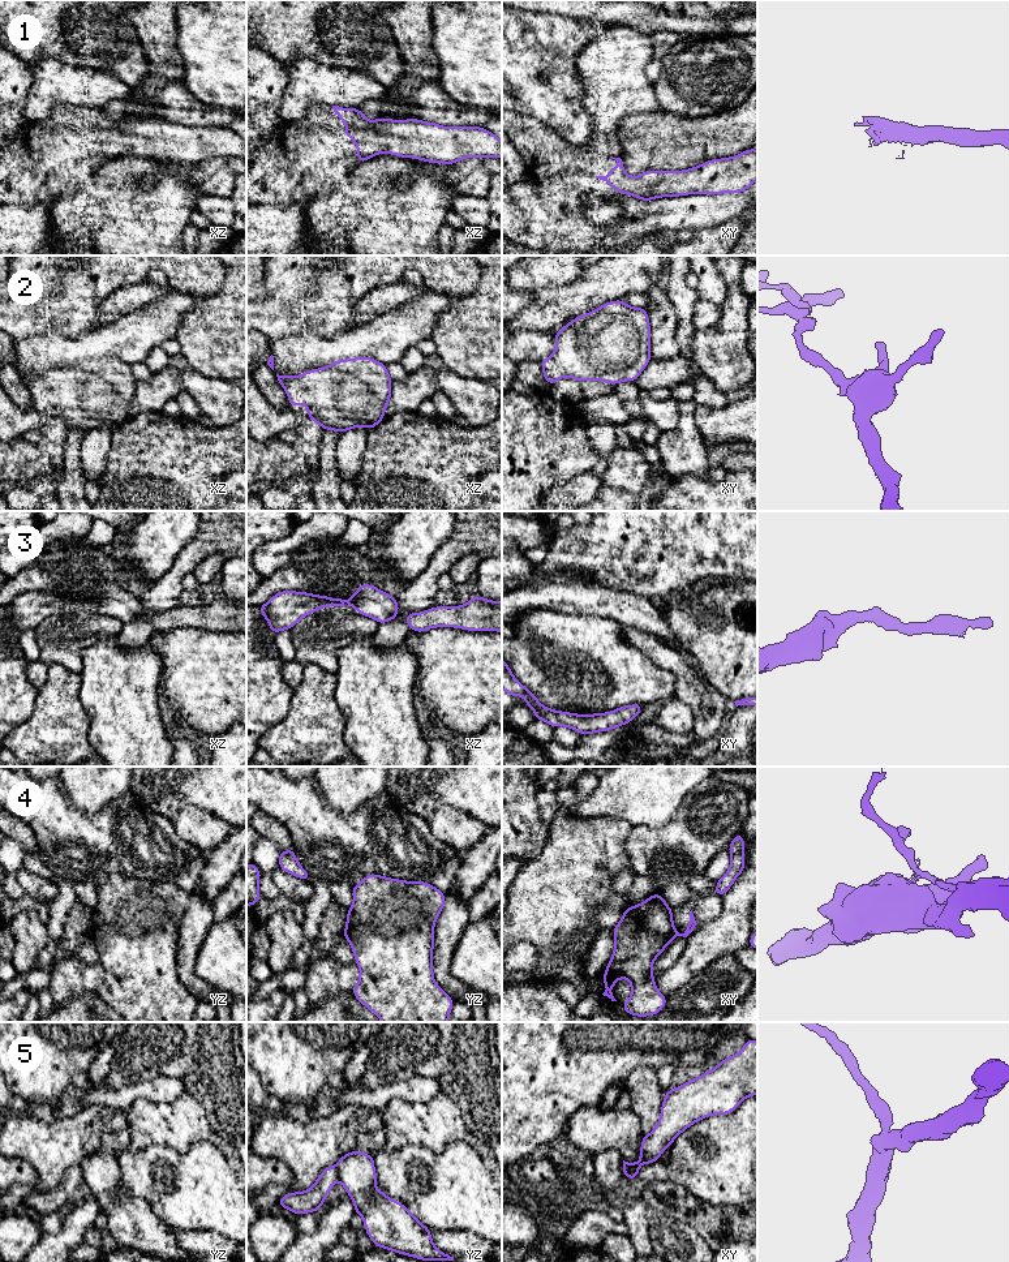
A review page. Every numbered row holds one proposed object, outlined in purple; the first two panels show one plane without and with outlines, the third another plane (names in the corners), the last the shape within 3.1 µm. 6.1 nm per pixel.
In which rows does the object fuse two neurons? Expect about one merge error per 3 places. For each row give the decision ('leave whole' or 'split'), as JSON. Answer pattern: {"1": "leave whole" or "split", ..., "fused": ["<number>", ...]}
{"1": "leave whole", "2": "leave whole", "3": "leave whole", "4": "split", "5": "split", "fused": ["4", "5"]}

